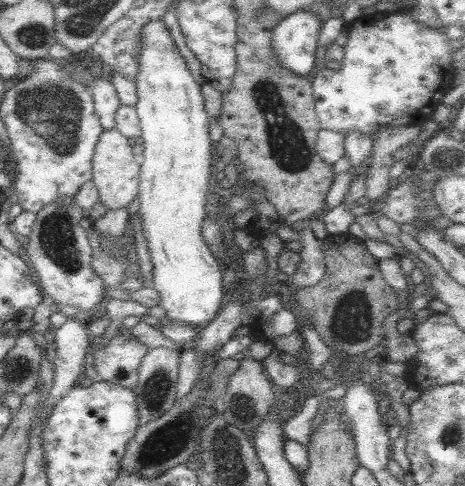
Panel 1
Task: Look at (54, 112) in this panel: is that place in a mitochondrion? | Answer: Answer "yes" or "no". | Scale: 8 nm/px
yes

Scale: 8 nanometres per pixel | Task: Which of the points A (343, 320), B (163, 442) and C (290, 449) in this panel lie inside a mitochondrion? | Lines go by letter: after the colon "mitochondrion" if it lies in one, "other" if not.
A: mitochondrion
B: mitochondrion
C: other

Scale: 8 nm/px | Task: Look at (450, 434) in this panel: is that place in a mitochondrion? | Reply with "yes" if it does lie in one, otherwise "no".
yes

